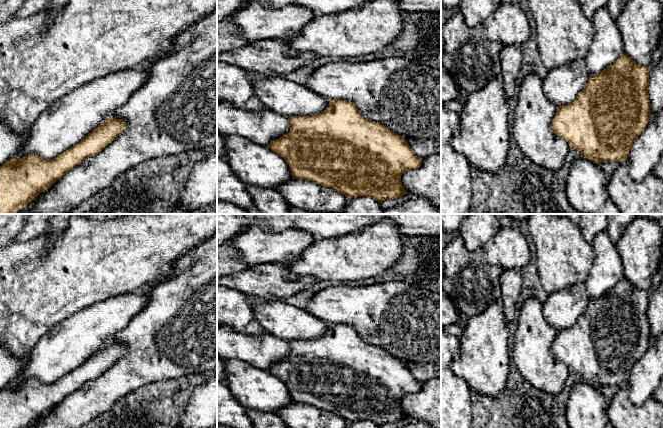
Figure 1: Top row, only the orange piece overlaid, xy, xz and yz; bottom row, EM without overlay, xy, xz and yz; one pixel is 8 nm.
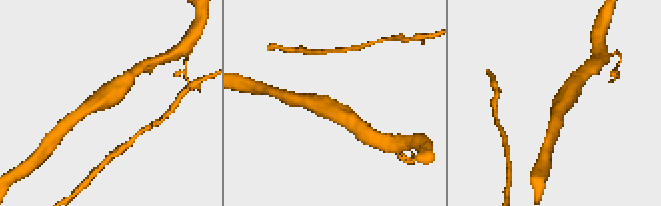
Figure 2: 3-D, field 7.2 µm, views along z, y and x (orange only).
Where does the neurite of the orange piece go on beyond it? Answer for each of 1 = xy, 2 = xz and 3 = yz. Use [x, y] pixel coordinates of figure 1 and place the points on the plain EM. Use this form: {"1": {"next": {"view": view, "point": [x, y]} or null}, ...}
{"1": {"next": null}, "2": {"next": null}, "3": {"next": null}}

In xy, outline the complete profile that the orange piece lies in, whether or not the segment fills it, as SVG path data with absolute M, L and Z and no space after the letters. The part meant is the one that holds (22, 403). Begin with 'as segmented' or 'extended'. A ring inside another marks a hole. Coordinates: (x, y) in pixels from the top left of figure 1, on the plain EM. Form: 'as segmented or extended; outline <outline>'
as segmented; outline M110 341L82 365L51 384L30 378L0 390L0 428L29 428L83 384L97 379L126 354L126 346Z

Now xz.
as segmented; outline M329 324L328 332L320 339L289 343L289 357L268 371L284 382L292 401L332 412L348 422L366 420L379 427L408 418L401 407L402 397L419 392L422 382L415 379L403 360L365 343L352 326Z

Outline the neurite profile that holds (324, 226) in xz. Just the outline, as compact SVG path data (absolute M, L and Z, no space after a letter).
M217 214L217 246L230 242L257 223L271 232L296 228L313 234L315 238L328 239L387 219L394 221L402 236L427 235L441 239L441 214Z

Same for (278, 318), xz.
M281 299L254 302L252 308L256 321L265 333L287 341L320 339L329 330L326 322Z

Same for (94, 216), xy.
M91 214L90 218L94 220L107 220L114 217L119 217L126 214Z

